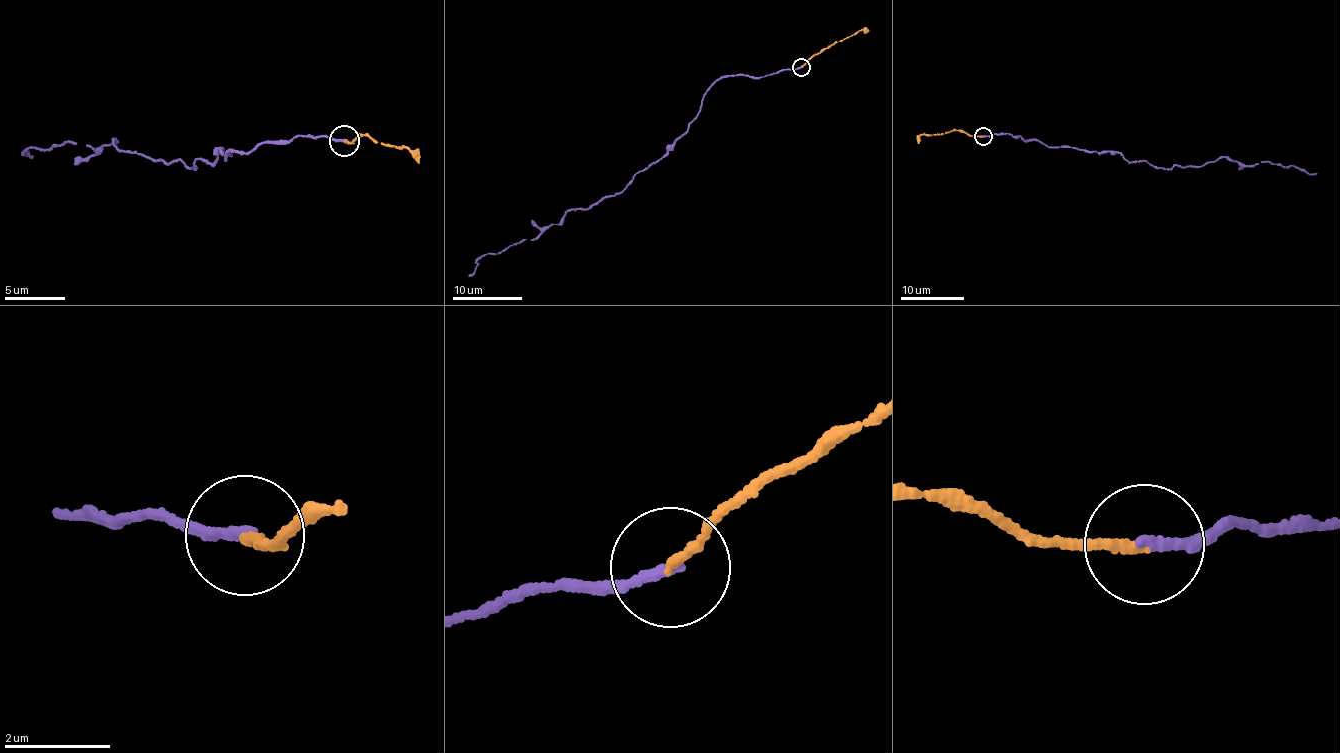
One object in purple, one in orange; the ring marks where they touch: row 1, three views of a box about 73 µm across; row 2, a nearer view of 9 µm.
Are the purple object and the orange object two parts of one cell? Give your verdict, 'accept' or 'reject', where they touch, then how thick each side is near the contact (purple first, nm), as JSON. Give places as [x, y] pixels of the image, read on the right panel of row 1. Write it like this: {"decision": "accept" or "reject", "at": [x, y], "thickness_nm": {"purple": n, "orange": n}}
{"decision": "accept", "at": [983, 136], "thickness_nm": {"purple": 190, "orange": 170}}

